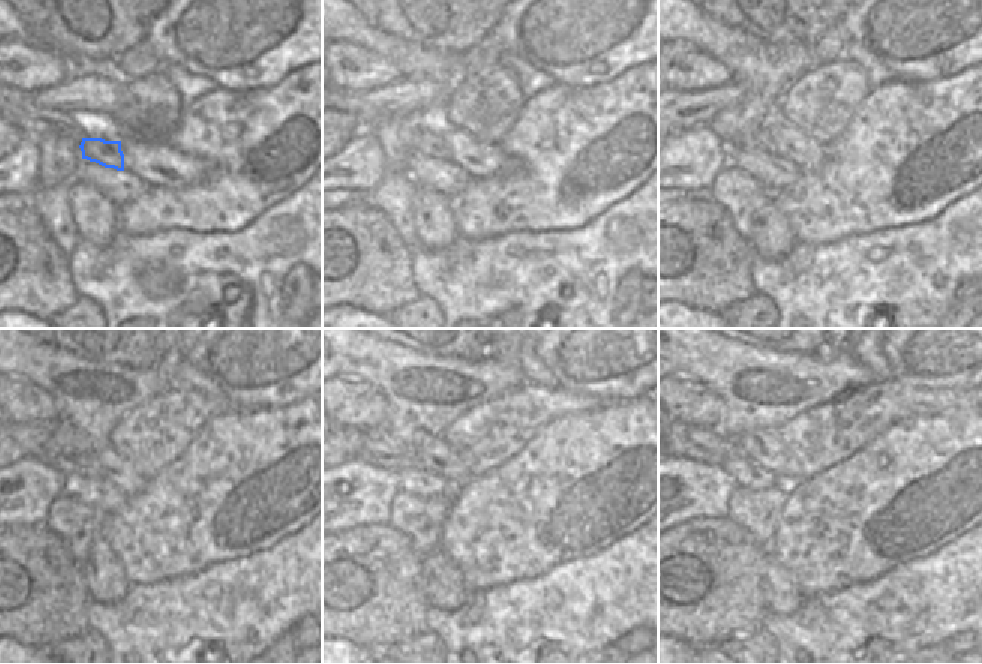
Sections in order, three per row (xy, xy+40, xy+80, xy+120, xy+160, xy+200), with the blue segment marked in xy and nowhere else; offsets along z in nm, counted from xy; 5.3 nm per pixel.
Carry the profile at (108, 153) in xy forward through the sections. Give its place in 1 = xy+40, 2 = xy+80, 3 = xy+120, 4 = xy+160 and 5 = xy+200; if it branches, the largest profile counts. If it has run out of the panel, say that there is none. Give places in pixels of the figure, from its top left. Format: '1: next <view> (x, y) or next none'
1: next xy+40 (431, 146)
2: next xy+80 (762, 141)
3: next xy+120 (62, 463)
4: next xy+160 (380, 450)
5: next xy+200 (711, 447)

